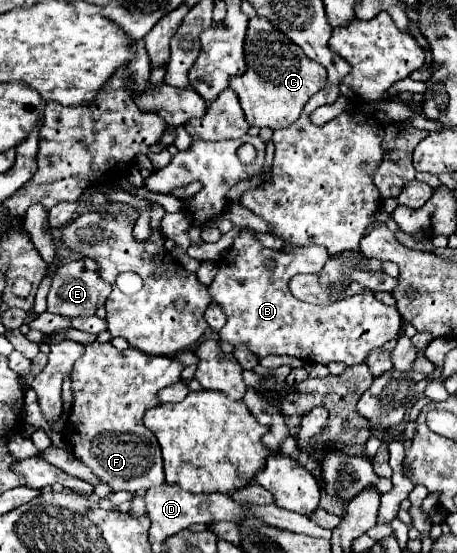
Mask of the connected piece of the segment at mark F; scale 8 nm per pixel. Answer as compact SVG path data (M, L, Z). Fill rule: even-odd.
M91 343L85 347L85 355L77 359L71 375L71 387L73 387L73 409L65 423L65 435L71 447L71 453L83 461L93 475L109 485L113 491L139 491L149 489L155 485L165 483L163 475L163 459L161 449L151 431L143 425L143 413L155 405L159 405L157 391L181 381L183 365L173 361L171 357L163 355L149 355L139 349L127 347L123 351L115 349L111 343Z

